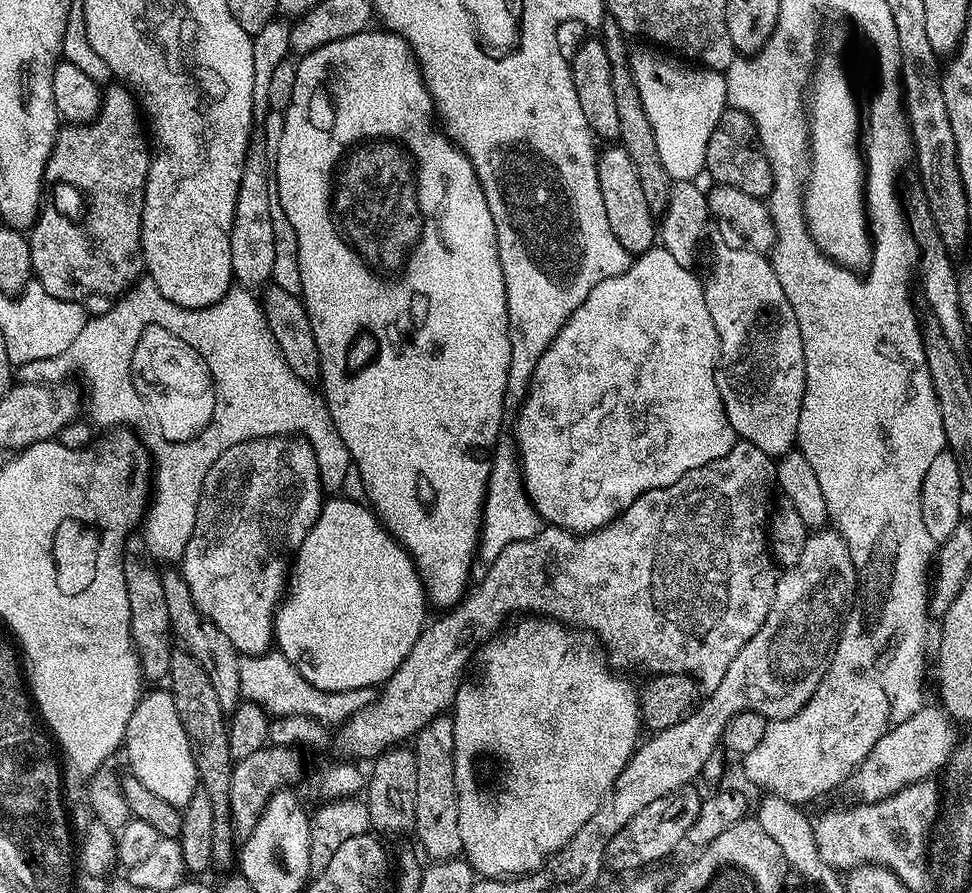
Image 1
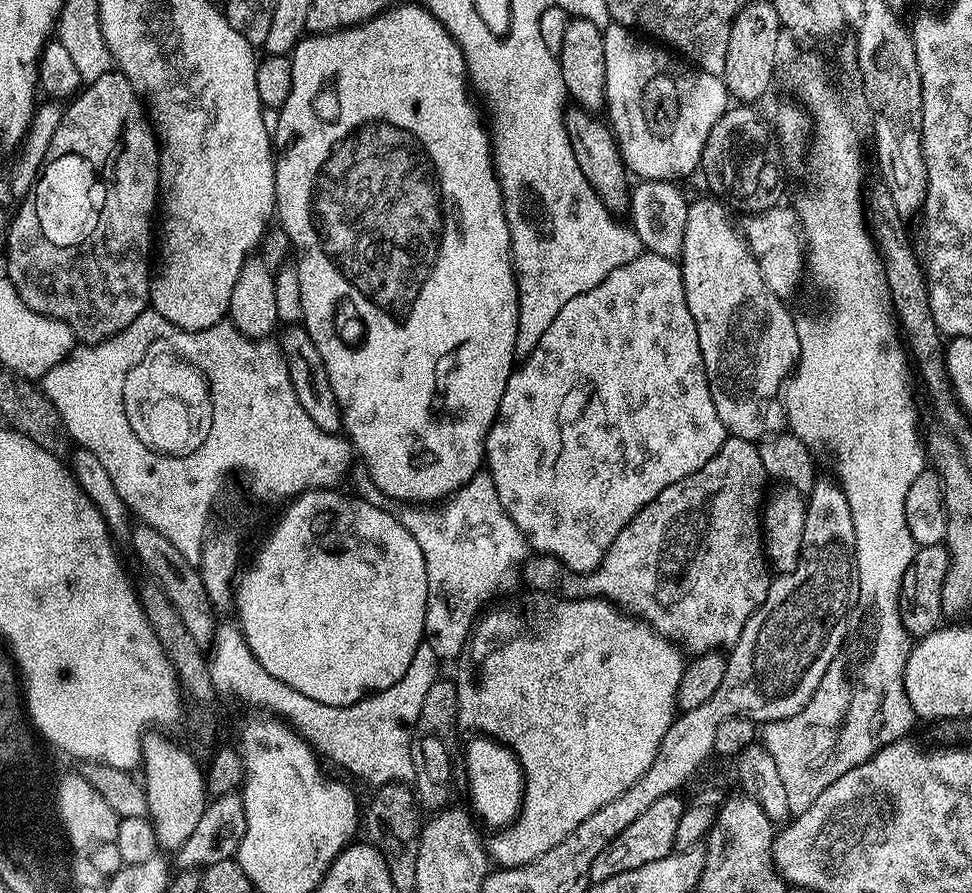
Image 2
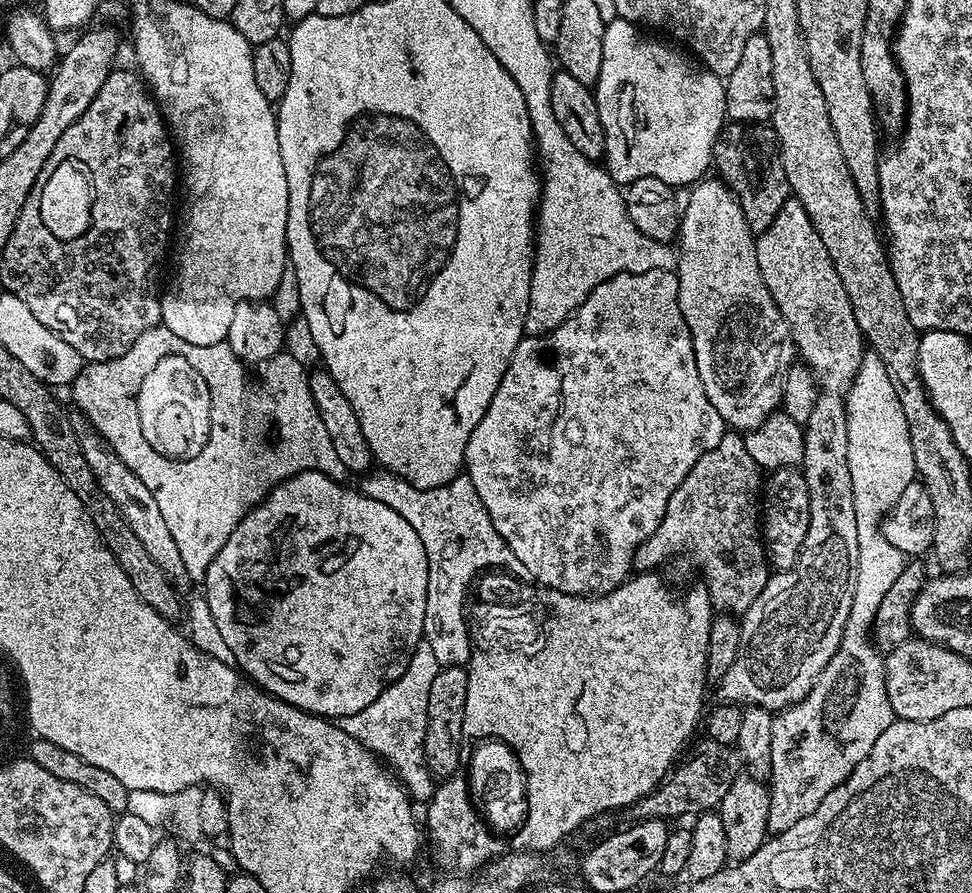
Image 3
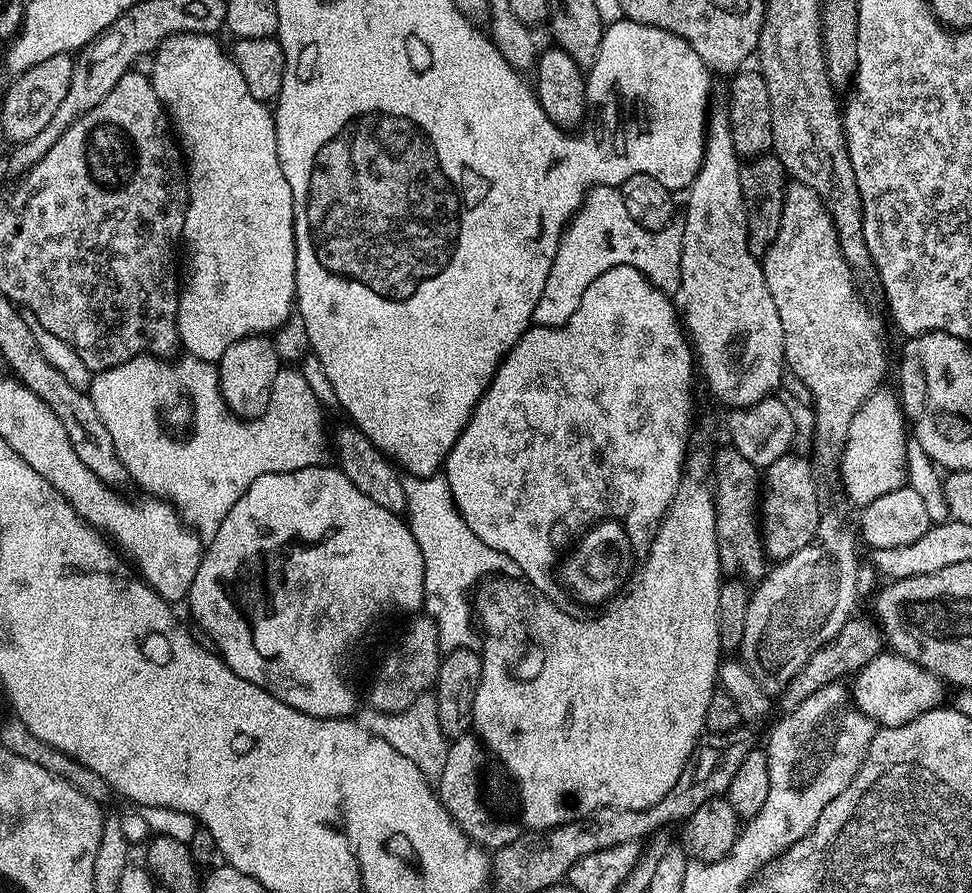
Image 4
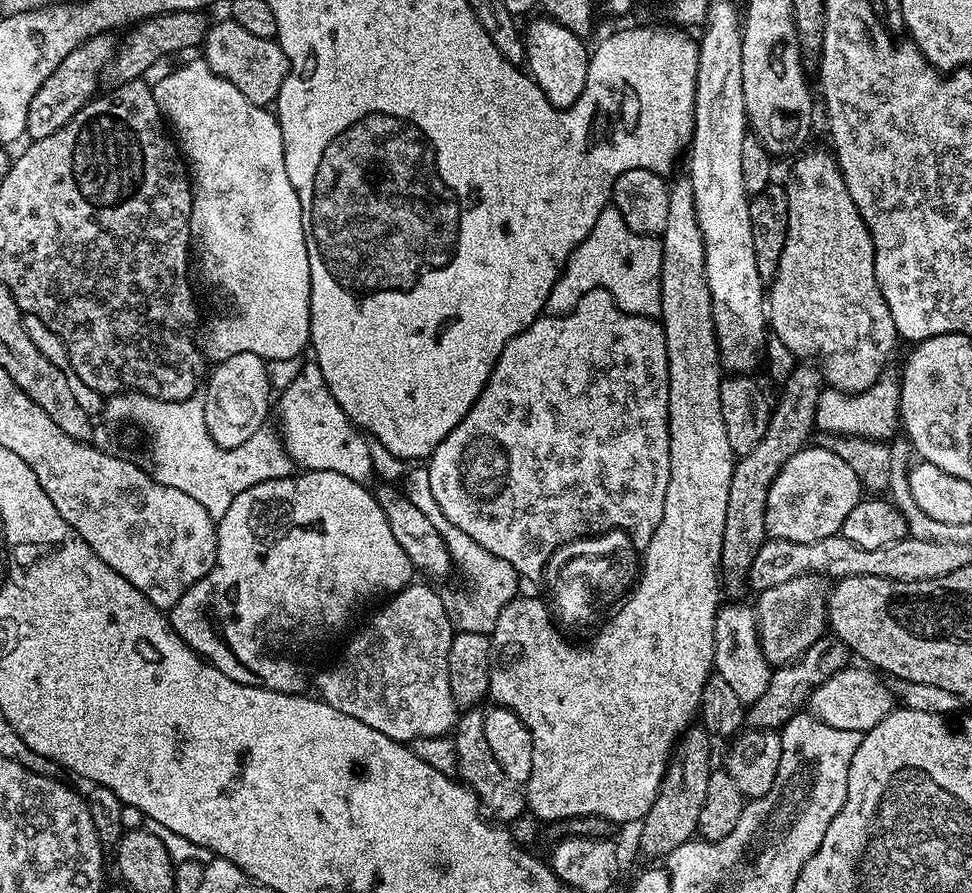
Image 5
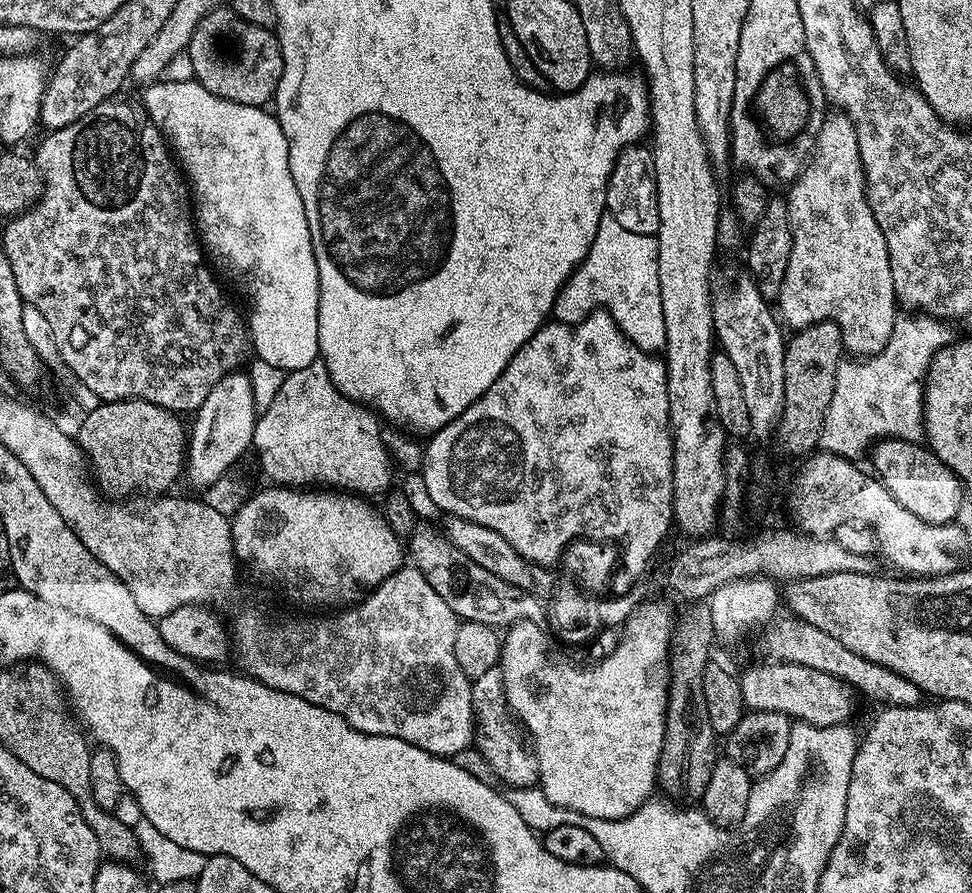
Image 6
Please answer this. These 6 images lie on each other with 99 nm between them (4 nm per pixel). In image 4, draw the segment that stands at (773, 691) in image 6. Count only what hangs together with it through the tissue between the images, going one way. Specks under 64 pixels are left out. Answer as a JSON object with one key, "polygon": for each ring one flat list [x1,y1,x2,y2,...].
{"polygon":[[891,650,878,653,863,669,855,673,852,681,850,696,856,707,862,714,875,720,877,725,886,728,902,726,945,703,945,681,922,665,915,664,910,658]]}

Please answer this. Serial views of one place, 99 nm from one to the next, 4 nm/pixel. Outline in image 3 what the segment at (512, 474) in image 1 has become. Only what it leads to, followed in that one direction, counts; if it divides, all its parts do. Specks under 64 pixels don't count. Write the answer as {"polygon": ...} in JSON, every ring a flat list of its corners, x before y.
{"polygon":[[369,470,359,480,359,491,378,502,386,502,390,510,402,514,402,518,414,526,418,538,422,538,422,546,426,546,428,589,422,638,430,642,443,667,467,665,474,649,472,637,468,635,466,597,474,581,485,570,503,570,510,576,524,578,528,576,526,566,514,558,510,546,506,546,494,528,494,522,486,506,482,506,482,498,478,498,478,490,474,490,474,482,470,482,467,474,455,476,449,484,433,488,419,488,387,470]]}

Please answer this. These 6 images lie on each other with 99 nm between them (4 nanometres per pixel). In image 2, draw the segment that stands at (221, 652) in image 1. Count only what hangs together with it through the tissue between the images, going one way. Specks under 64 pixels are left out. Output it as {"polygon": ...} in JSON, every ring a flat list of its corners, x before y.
{"polygon":[[143,522,133,527,130,548,136,551,136,556,144,563,145,570,152,572,151,579,160,585,166,598,174,602,174,610,178,610,178,615,182,617,186,630,190,630,194,642,202,646,211,645,218,618,212,613,214,605,206,594,206,586,200,577,199,567,186,562,186,558,182,558,182,553,170,543,170,538,166,538,166,534,154,530,149,524]]}

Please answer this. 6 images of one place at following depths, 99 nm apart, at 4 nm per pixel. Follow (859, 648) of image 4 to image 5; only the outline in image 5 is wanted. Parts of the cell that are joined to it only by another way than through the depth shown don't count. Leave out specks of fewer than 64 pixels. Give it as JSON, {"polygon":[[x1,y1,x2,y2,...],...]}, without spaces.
{"polygon":[[828,634,822,636,818,642,808,647,799,659,790,664,781,665,773,671,770,686,766,688,766,692,745,711,745,727,751,731,775,731,782,728,797,715,799,709,797,707,807,703,808,697,818,685,849,665,848,659,850,659,850,653,843,641]]}

